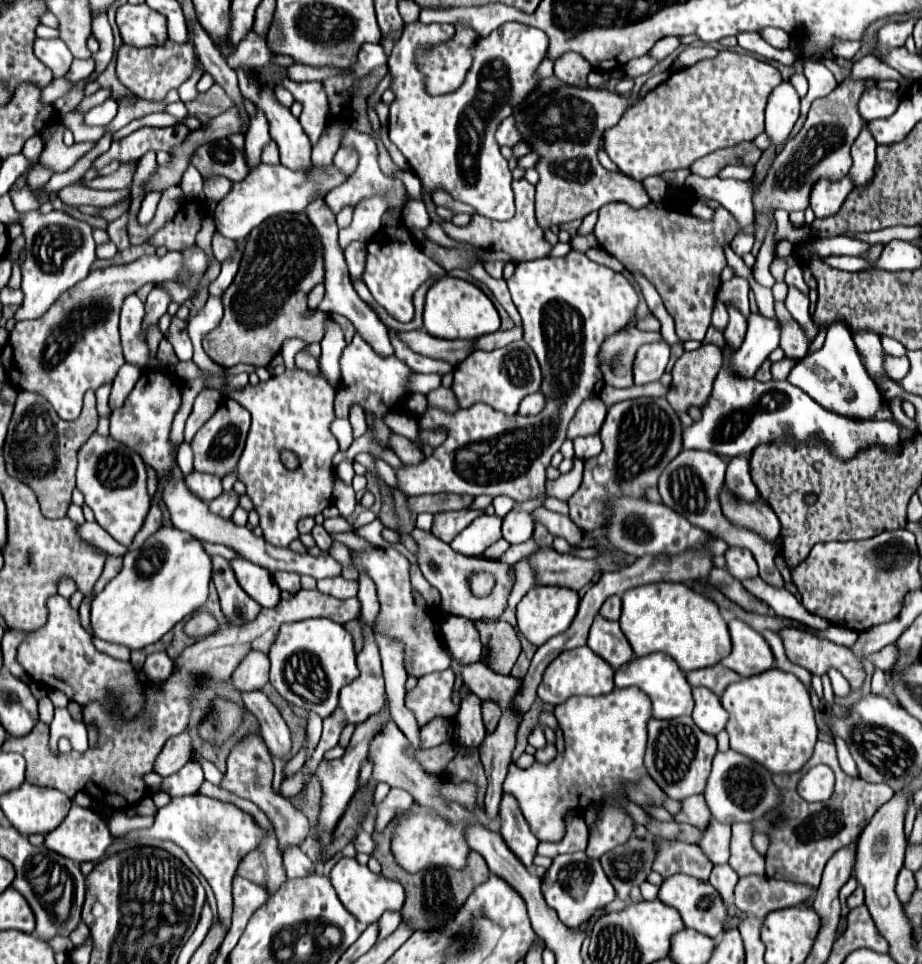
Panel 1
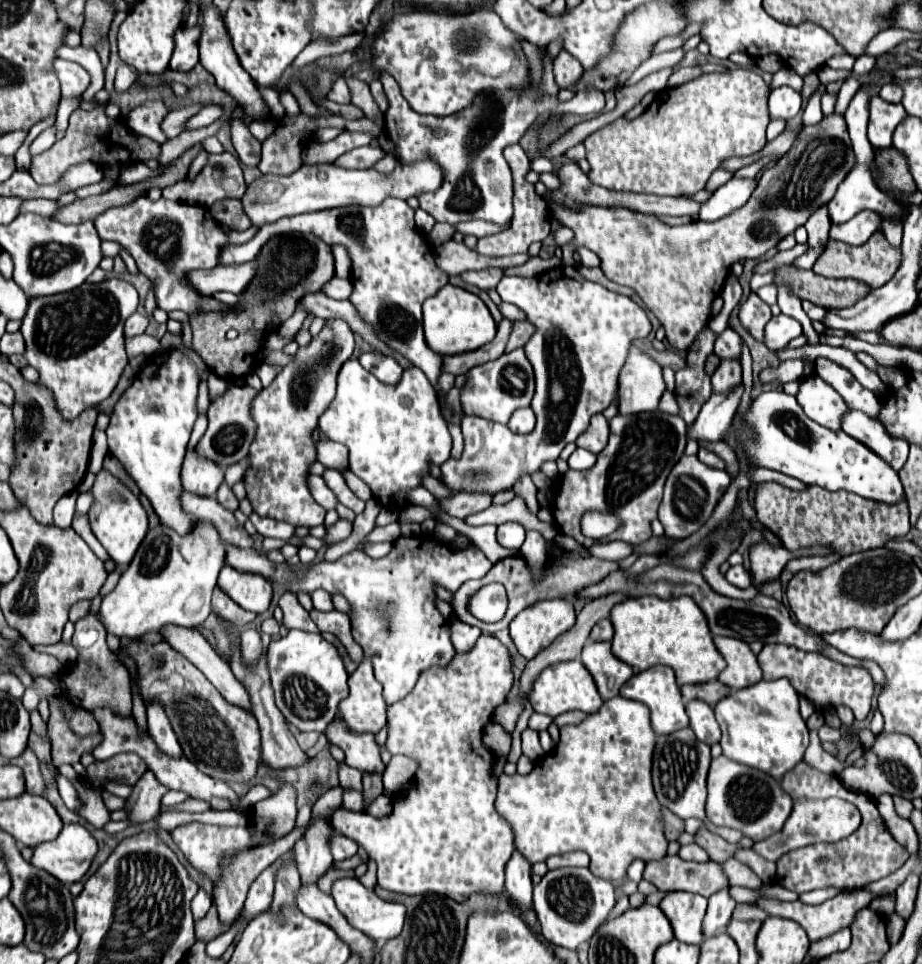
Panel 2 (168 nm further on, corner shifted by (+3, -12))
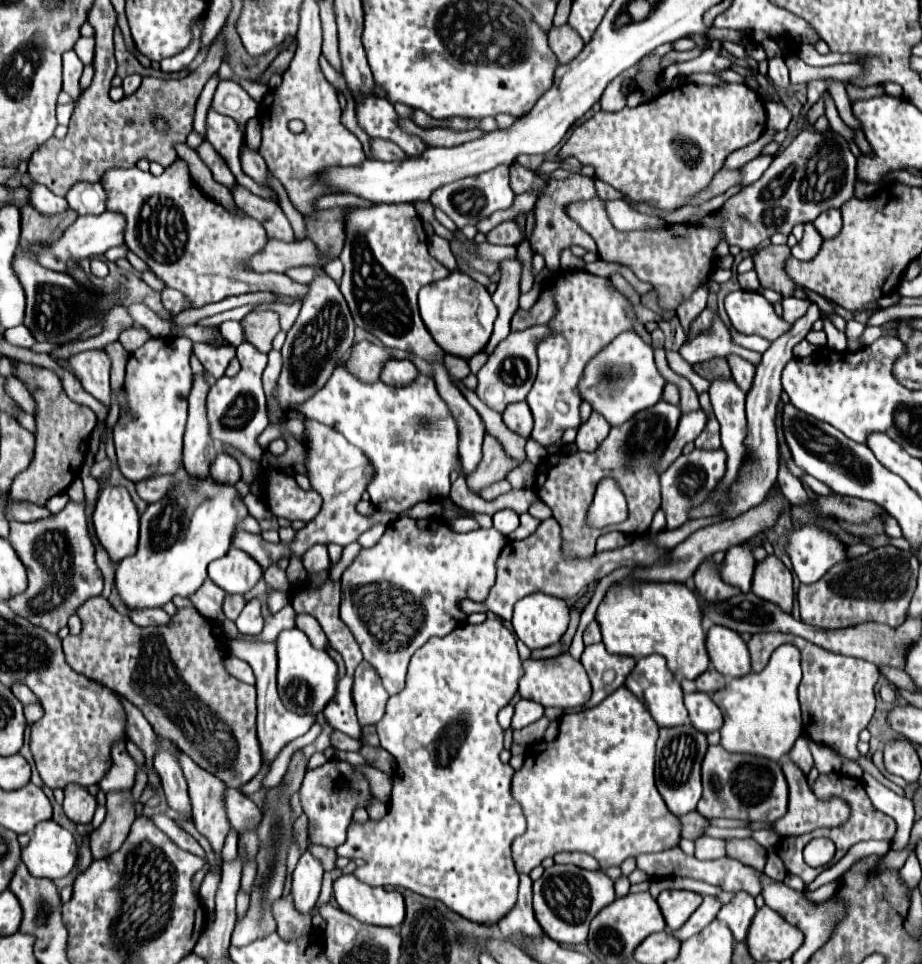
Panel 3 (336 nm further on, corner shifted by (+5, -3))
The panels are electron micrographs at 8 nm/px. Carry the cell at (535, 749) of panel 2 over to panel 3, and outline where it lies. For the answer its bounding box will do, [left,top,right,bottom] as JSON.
[512,700,544,730]

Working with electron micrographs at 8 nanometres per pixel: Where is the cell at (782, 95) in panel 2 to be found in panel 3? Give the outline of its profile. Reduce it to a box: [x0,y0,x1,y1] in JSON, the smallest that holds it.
[768,58,790,88]

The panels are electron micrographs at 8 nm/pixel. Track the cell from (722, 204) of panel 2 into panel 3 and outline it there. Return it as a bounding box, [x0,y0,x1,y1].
[742,154,774,186]

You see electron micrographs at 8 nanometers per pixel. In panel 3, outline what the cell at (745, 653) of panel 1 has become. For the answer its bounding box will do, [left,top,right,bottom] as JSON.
[706,626,750,678]

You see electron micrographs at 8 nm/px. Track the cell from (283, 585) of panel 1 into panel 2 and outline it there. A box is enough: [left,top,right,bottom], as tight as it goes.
[278,591,318,631]

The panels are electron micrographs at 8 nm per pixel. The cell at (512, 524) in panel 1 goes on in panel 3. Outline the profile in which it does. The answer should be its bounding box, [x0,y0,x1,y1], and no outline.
[494,508,518,536]

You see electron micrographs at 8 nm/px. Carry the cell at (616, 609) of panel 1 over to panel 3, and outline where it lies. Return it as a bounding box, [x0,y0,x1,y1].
[584,622,602,646]

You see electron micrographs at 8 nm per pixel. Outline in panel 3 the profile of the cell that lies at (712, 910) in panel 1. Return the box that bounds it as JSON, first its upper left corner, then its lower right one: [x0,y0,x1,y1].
[658,890,702,930]

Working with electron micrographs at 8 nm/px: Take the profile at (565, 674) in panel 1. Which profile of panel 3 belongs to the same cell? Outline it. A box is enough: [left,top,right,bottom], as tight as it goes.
[518,654,592,708]

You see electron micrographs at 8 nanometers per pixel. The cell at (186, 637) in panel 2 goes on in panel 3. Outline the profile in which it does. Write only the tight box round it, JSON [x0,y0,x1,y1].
[128,608,170,626]

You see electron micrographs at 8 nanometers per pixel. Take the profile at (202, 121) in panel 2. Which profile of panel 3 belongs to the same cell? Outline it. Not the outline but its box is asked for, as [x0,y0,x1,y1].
[212,80,258,130]

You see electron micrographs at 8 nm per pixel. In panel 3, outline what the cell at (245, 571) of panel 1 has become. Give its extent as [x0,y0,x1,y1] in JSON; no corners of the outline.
[208,548,262,594]

